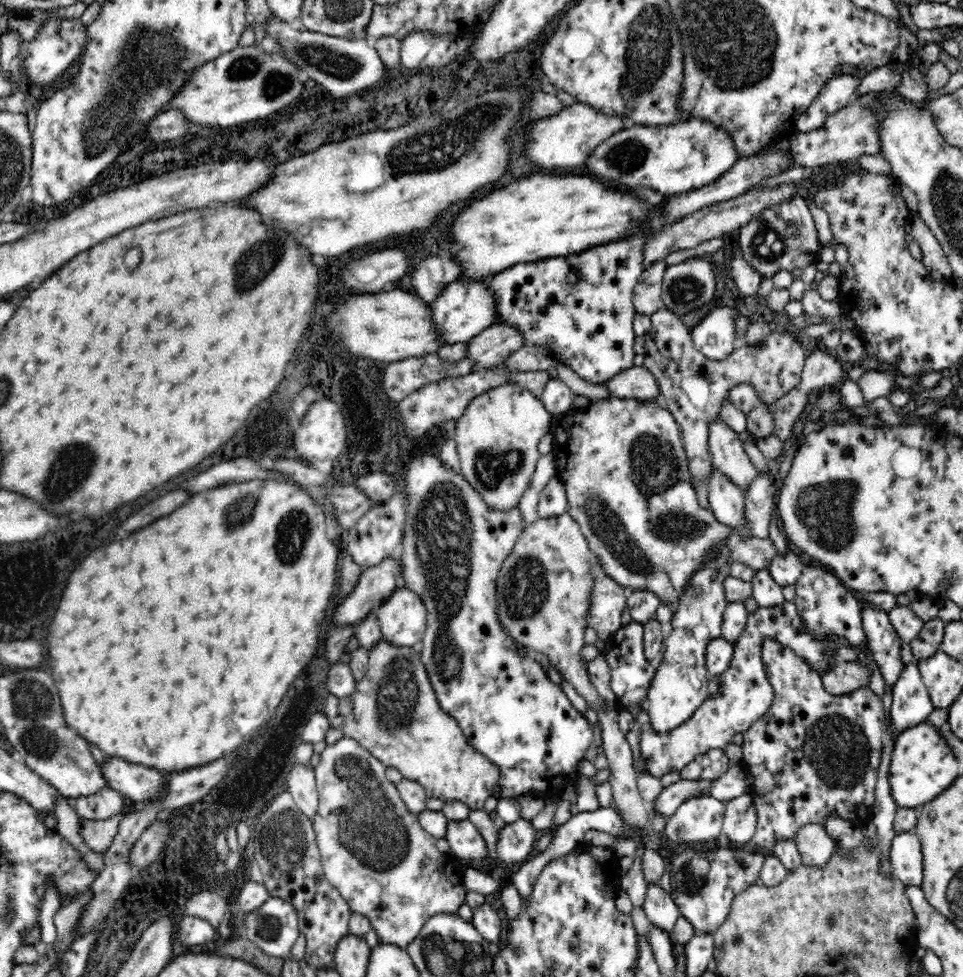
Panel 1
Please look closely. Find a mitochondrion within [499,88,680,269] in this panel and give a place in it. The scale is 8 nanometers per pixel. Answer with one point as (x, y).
(625, 157)

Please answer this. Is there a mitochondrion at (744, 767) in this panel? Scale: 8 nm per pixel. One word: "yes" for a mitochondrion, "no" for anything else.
no

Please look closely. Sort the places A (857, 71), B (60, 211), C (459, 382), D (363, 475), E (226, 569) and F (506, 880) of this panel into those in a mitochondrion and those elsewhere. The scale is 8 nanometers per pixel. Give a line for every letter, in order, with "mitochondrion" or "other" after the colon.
A: other
B: other
C: other
D: other
E: other
F: other

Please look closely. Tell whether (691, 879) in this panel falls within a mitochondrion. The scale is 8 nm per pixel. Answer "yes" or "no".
yes

